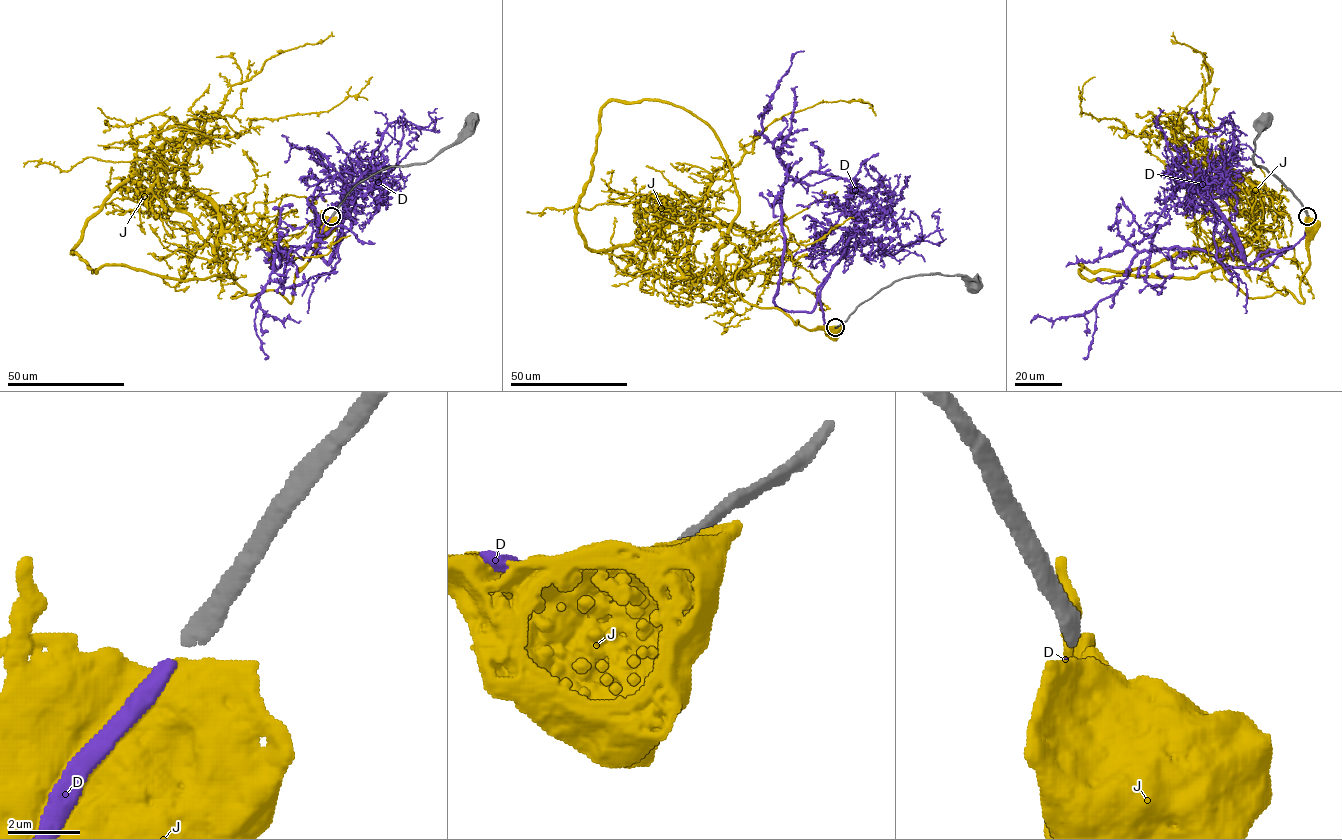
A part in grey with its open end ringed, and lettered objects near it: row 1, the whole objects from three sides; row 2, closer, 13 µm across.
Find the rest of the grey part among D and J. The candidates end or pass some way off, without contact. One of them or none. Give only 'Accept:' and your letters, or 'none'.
Accept: D

